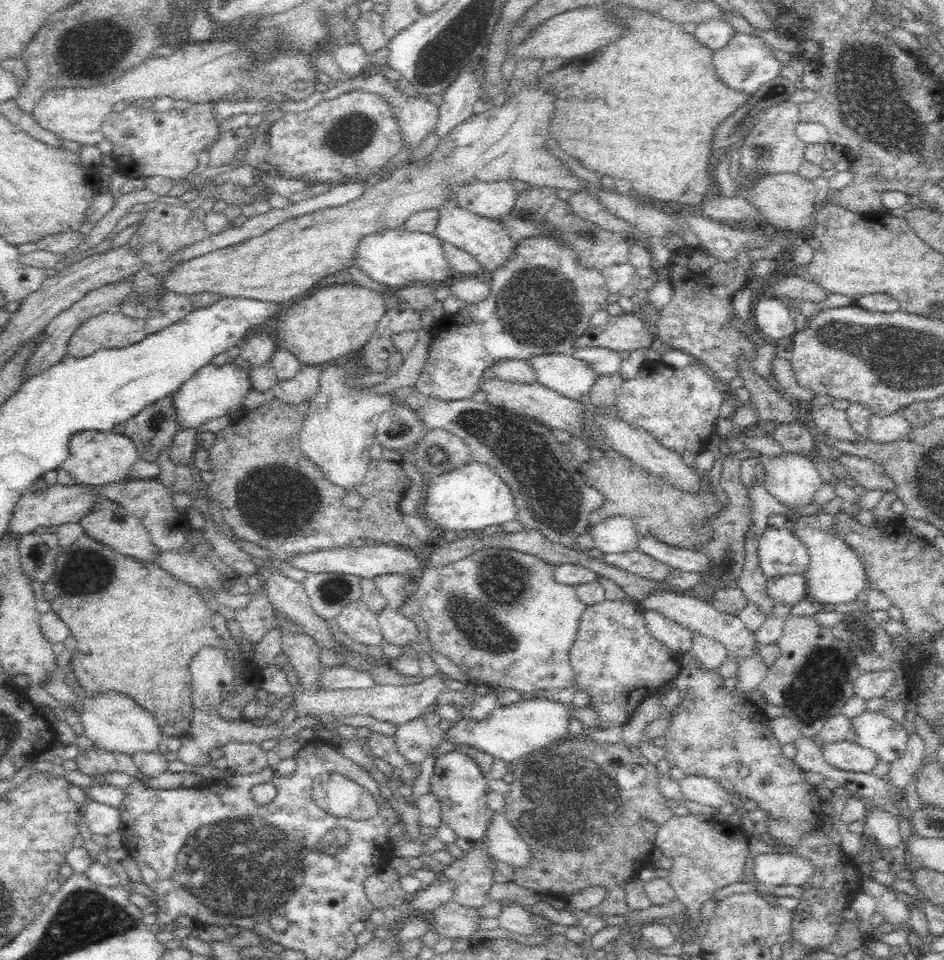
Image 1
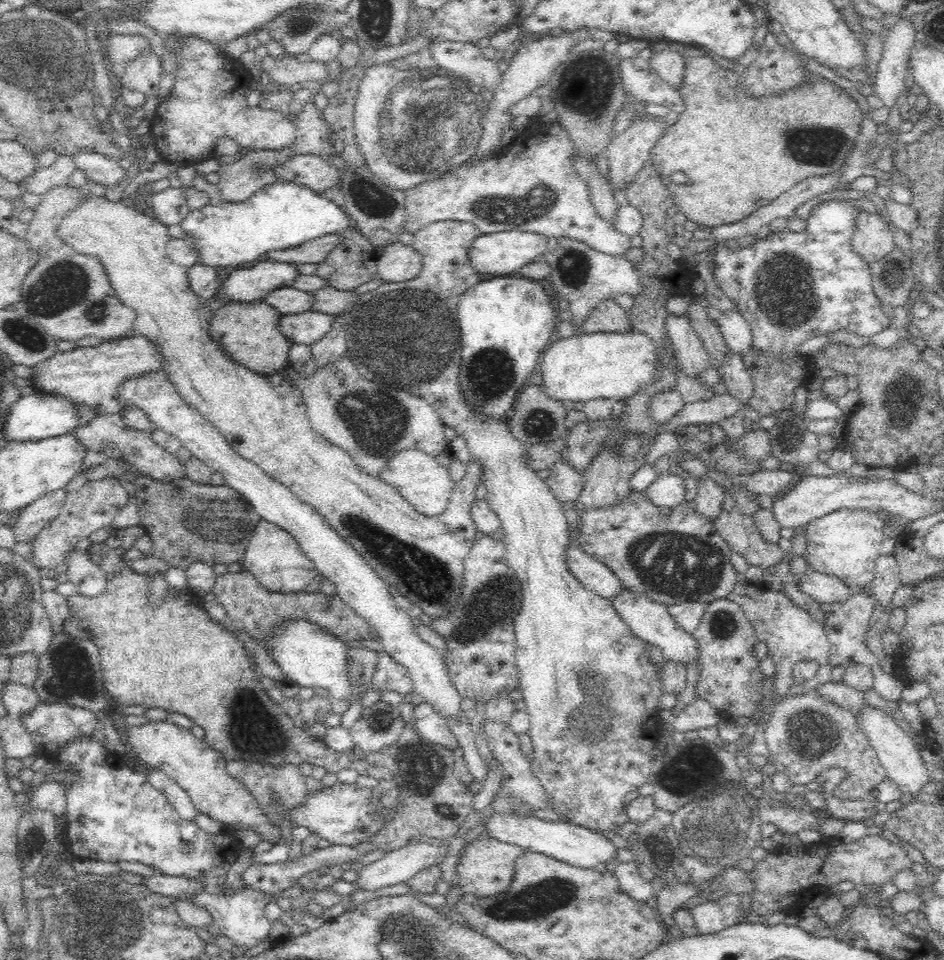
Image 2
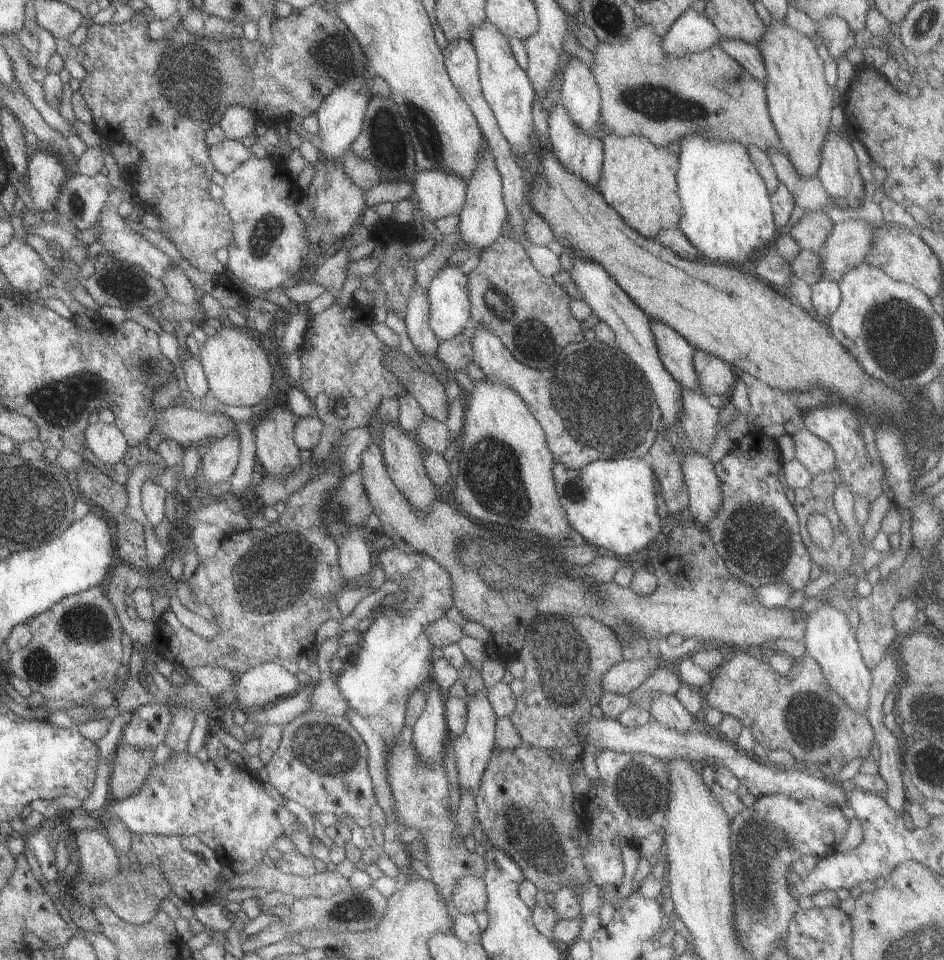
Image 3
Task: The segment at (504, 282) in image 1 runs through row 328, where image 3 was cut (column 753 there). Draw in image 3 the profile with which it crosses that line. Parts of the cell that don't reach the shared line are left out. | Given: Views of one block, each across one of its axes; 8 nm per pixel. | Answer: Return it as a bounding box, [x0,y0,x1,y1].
[705,431,810,591]

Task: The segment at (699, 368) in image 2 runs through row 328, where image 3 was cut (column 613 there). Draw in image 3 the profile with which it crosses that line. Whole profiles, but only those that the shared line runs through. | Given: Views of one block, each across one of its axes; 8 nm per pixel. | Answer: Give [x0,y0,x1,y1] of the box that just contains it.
[602,654,663,695]

